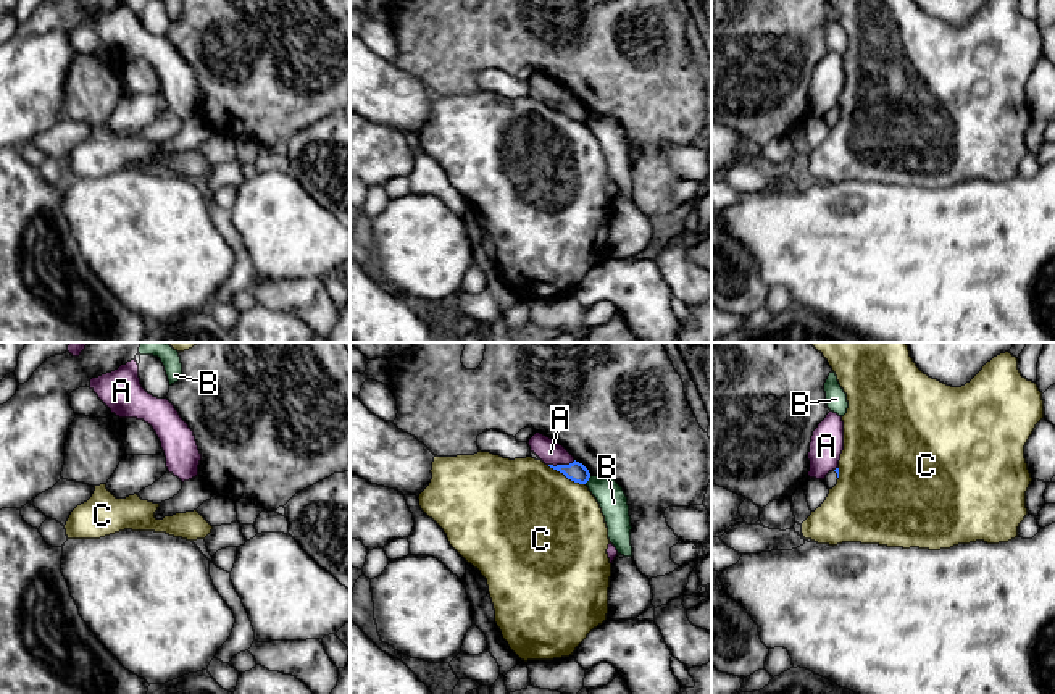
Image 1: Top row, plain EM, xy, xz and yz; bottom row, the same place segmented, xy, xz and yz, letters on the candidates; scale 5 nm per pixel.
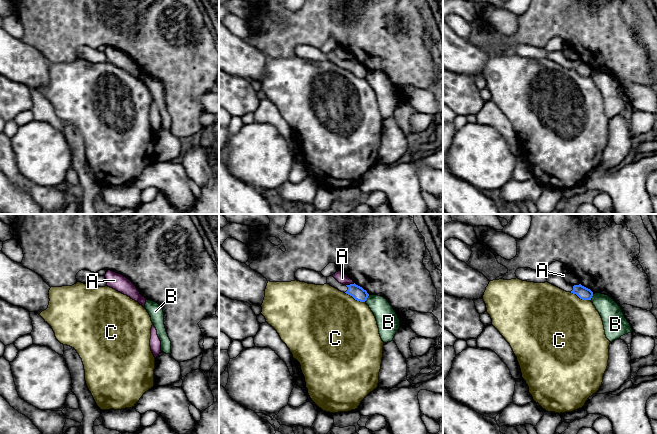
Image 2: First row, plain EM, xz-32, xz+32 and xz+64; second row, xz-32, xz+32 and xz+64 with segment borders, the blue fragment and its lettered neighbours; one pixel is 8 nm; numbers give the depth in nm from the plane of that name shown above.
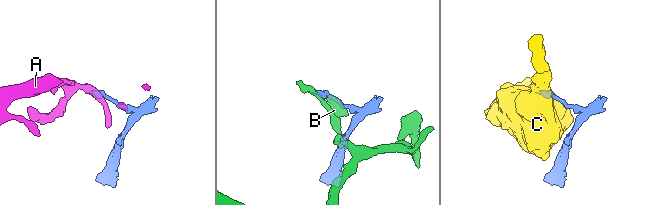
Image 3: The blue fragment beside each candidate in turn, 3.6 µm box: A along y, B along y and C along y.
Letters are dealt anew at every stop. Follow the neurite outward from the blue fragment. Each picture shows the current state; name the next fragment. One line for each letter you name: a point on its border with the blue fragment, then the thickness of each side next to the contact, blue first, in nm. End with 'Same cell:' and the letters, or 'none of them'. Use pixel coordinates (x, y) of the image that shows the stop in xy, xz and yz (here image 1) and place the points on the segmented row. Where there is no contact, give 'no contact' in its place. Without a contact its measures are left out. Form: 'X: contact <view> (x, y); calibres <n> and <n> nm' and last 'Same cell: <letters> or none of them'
Same cell: none of them

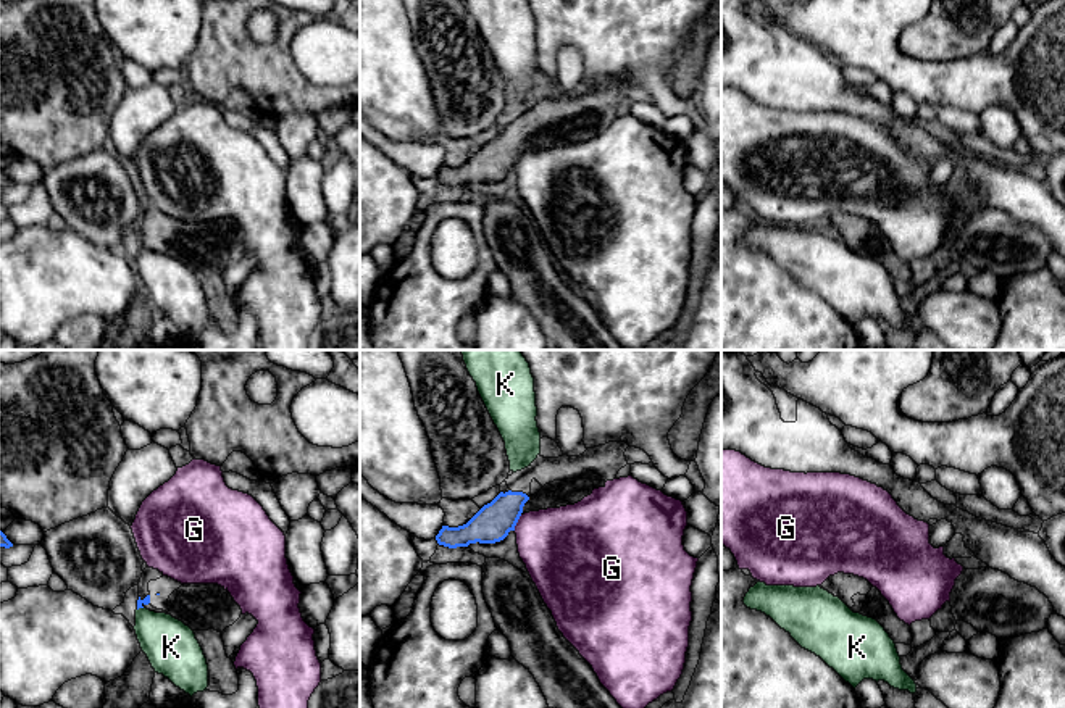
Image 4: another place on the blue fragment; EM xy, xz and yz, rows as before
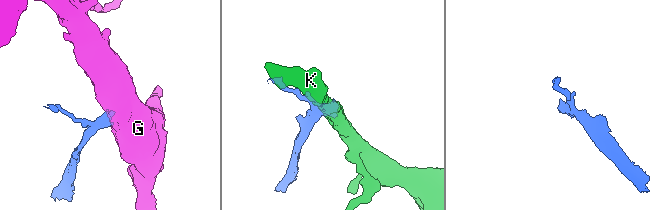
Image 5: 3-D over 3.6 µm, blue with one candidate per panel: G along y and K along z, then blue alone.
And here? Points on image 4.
Same cell: none of them

